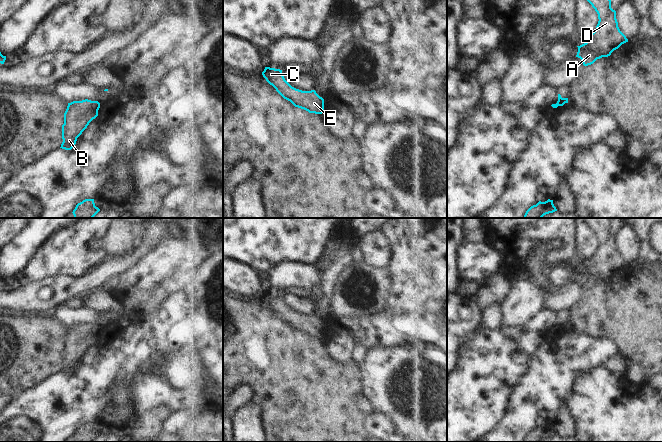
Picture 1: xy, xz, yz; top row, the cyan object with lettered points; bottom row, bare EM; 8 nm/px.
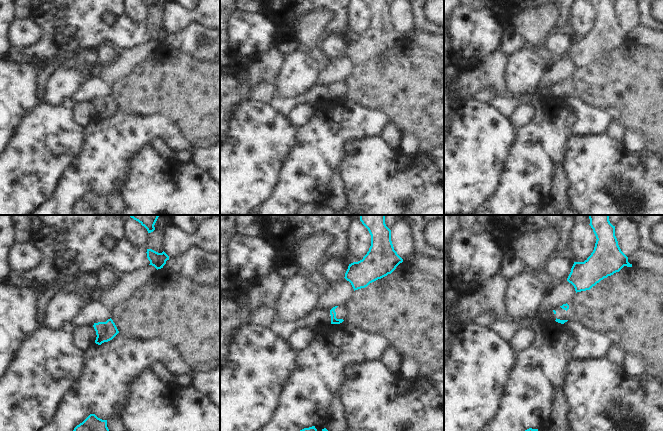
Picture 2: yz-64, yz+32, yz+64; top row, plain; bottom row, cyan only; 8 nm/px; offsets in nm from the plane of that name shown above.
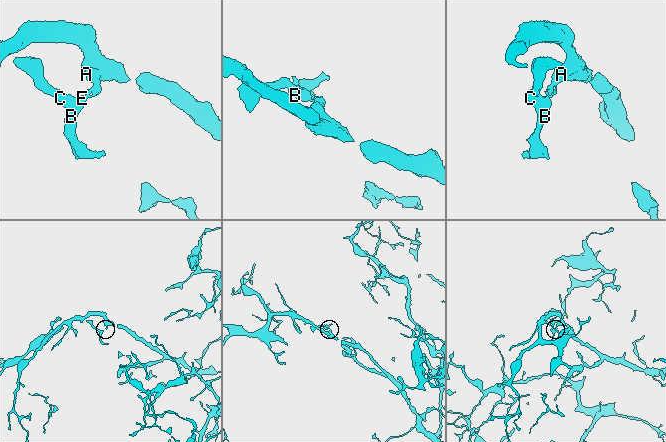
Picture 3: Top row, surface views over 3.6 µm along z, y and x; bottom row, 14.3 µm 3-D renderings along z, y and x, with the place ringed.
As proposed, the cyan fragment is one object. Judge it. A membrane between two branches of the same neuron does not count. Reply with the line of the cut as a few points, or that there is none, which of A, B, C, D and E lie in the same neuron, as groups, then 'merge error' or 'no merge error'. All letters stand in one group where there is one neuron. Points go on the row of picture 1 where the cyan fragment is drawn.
cut yz (556, 103), (563, 104); groups A D / B C E; merge error

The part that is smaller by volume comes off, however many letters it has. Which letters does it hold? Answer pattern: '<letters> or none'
B, C, E.

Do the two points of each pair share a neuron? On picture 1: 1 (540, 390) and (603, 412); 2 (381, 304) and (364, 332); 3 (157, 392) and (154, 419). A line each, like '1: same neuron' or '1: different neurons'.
1: different neurons
2: different neurons
3: different neurons

